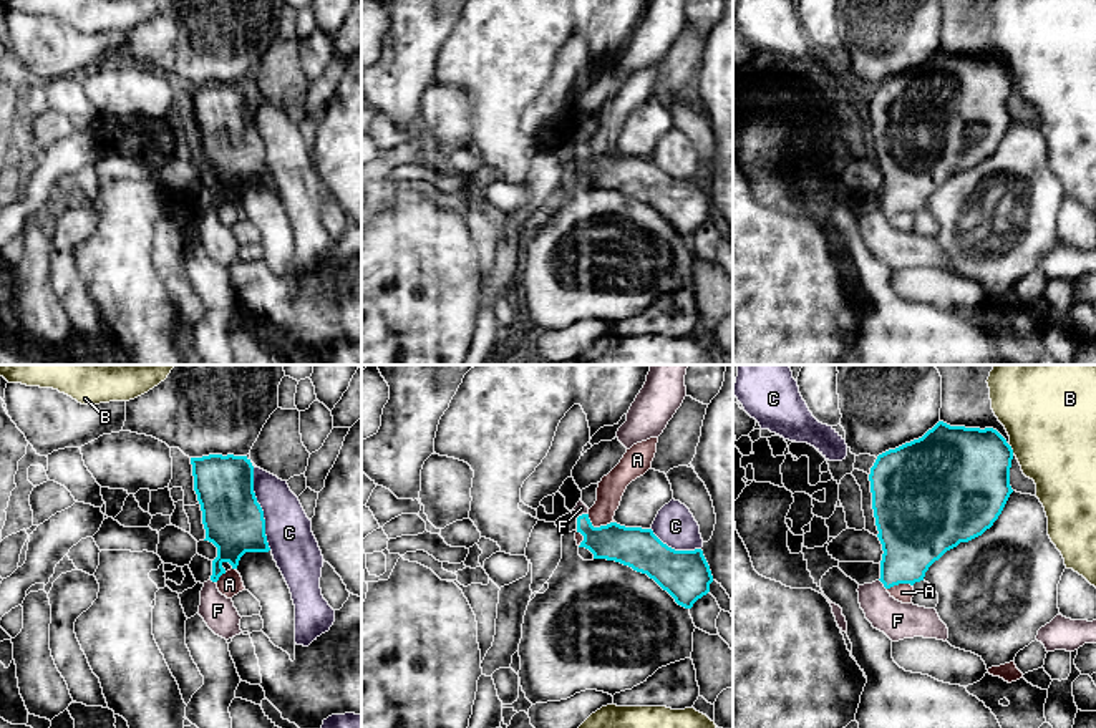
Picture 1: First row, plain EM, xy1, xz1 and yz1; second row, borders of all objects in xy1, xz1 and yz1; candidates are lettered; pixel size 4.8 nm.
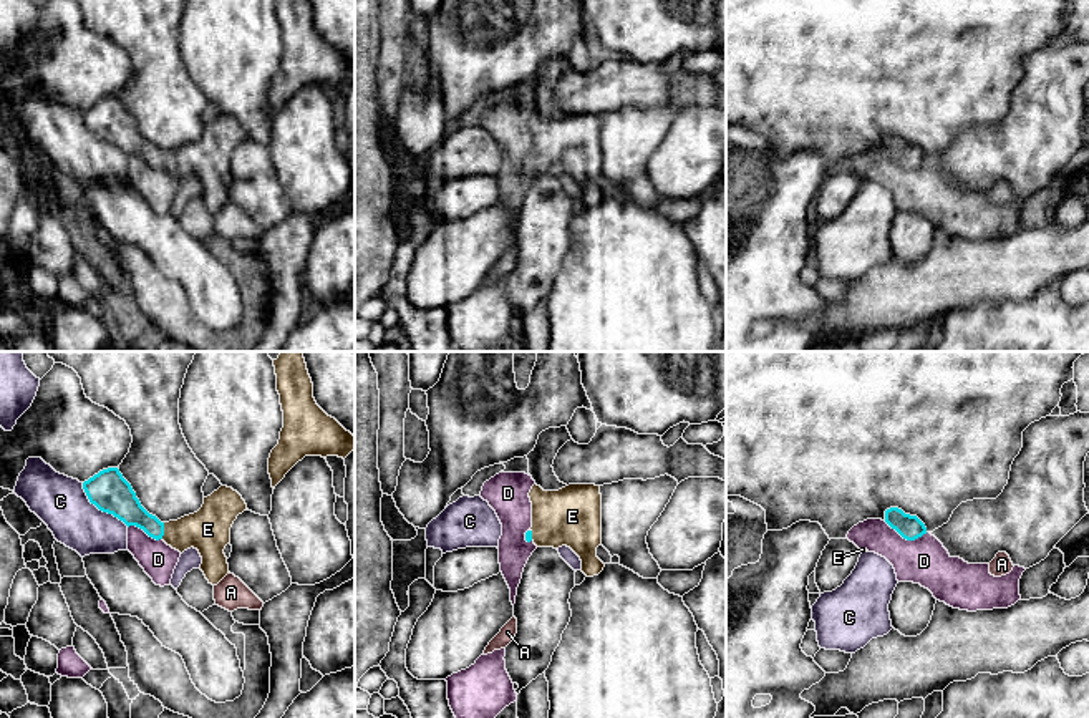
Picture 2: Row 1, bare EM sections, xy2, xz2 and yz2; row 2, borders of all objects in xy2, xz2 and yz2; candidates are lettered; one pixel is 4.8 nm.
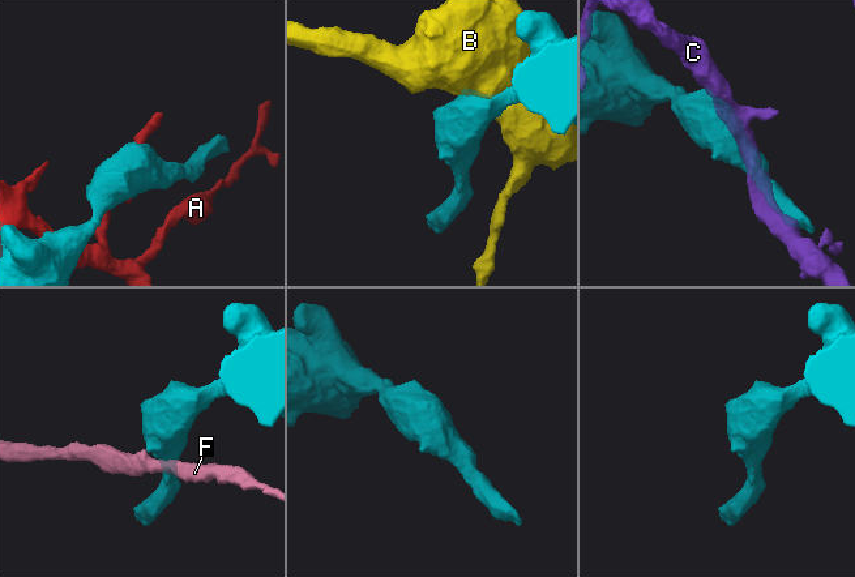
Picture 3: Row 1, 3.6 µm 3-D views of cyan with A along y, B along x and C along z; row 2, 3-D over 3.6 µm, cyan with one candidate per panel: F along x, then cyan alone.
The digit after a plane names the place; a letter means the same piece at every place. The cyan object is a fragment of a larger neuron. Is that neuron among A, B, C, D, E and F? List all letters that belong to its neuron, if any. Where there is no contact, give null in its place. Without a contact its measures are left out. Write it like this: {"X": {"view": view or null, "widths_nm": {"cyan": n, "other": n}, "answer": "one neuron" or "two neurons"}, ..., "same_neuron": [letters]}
{"A": {"view": "xz1", "widths_nm": {"cyan": 200, "other": 130}, "answer": "two neurons"}, "B": {"view": "yz1", "widths_nm": {"cyan": 440, "other": 440}, "answer": "two neurons"}, "C": {"view": "xy1", "widths_nm": {"cyan": 300, "other": 220}, "answer": "two neurons"}, "D": {"view": "yz2", "widths_nm": {"cyan": 120, "other": 220}, "answer": "two neurons"}, "E": {"view": "xy2", "widths_nm": {"cyan": 150, "other": 200}, "answer": "one neuron"}, "F": {"view": "yz1", "widths_nm": {"cyan": 300, "other": 180}, "answer": "two neurons"}, "same_neuron": ["E"]}

